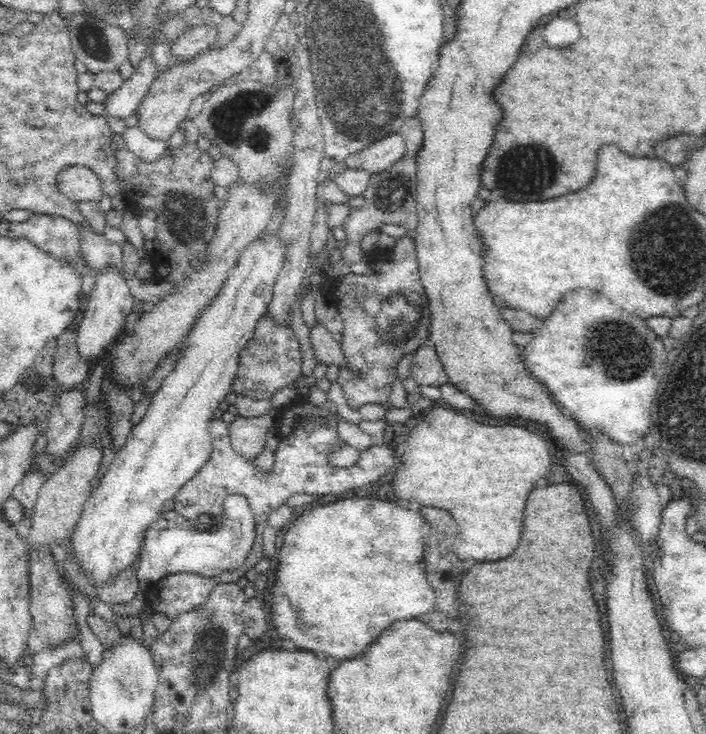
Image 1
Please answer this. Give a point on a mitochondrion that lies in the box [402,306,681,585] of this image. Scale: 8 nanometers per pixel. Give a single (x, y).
(624, 354)

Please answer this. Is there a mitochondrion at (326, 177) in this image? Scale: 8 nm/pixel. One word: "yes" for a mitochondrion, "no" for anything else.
no

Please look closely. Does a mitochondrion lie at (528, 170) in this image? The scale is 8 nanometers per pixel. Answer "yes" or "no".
yes

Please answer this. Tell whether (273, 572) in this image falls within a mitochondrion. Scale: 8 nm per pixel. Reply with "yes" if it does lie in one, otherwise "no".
no

